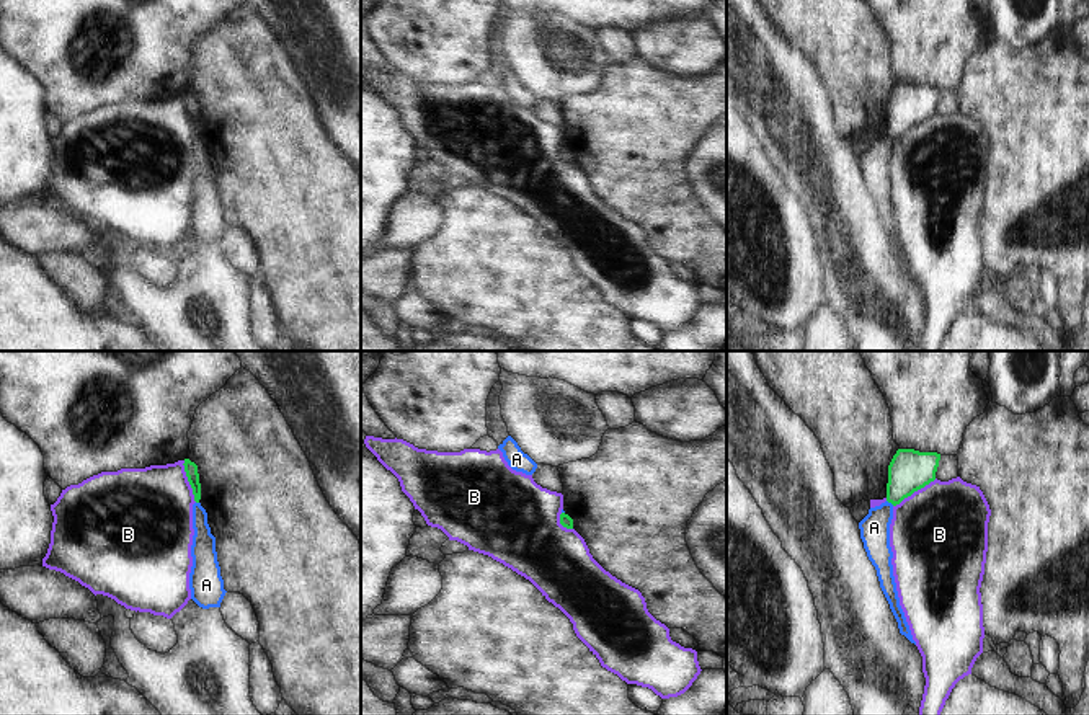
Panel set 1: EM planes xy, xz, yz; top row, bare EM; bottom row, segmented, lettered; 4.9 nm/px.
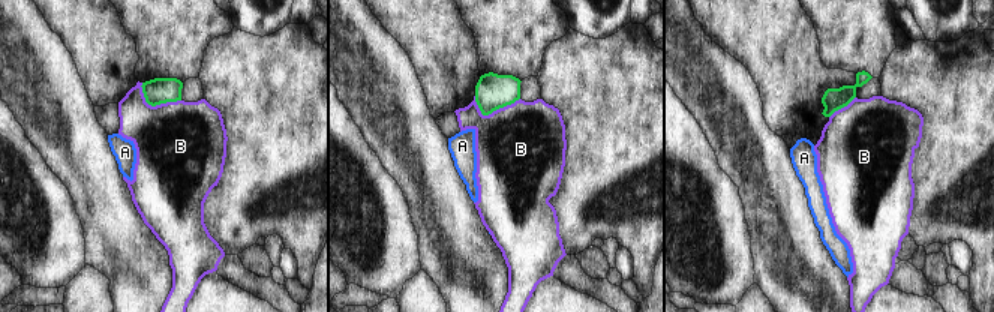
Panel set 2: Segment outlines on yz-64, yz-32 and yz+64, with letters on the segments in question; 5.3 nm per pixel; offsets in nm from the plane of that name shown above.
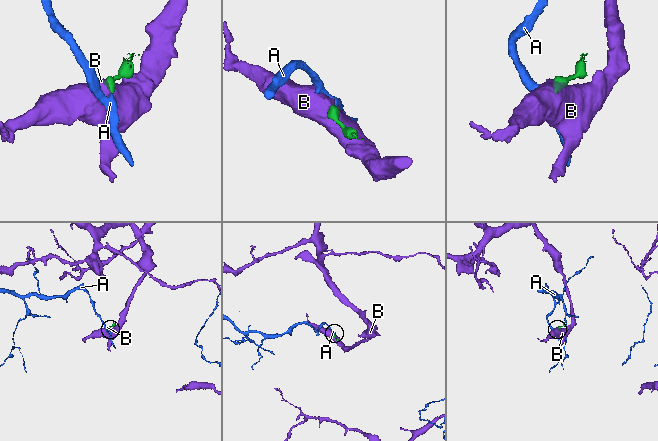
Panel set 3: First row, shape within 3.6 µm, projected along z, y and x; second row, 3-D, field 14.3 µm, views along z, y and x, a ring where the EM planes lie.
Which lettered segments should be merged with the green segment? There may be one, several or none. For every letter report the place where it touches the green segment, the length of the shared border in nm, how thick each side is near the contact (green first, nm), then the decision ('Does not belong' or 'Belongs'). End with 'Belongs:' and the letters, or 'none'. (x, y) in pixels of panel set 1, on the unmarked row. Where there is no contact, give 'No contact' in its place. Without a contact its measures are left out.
A: Touches green at yz (890, 136). Shared border 50 nm. Thickness 200 nm (green) against 140 nm. Does not belong
B: Touches green at yz (915, 124). Shared border 260 nm. Thickness 200 nm (green) against 480 nm. Does not belong
Belongs: none.

